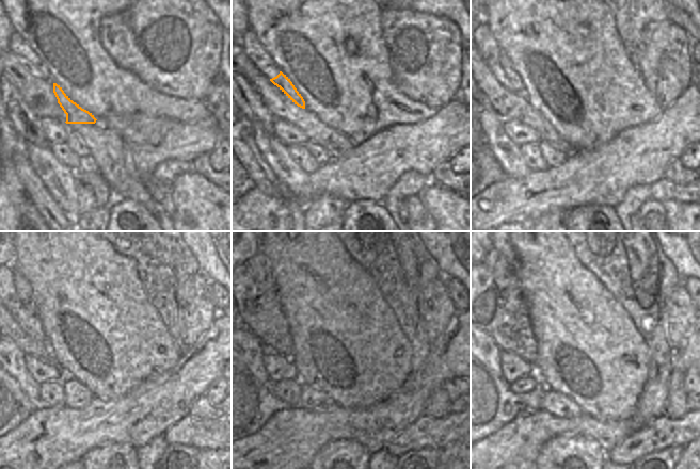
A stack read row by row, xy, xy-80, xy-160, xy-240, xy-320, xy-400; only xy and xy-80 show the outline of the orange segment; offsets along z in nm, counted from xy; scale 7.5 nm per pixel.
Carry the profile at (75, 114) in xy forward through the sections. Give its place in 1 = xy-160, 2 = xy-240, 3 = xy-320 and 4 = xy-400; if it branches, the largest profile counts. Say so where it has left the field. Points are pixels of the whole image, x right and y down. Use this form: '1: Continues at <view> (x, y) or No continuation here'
1: Continues at xy-160 (504, 61)
2: Continues at xy-240 (24, 289)
3: Continues at xy-320 (259, 265)
4: Continues at xy-400 (495, 261)

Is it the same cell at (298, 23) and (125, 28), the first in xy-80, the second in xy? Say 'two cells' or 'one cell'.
two cells

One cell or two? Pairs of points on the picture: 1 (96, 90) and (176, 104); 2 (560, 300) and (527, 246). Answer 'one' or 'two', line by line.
1: one
2: one

